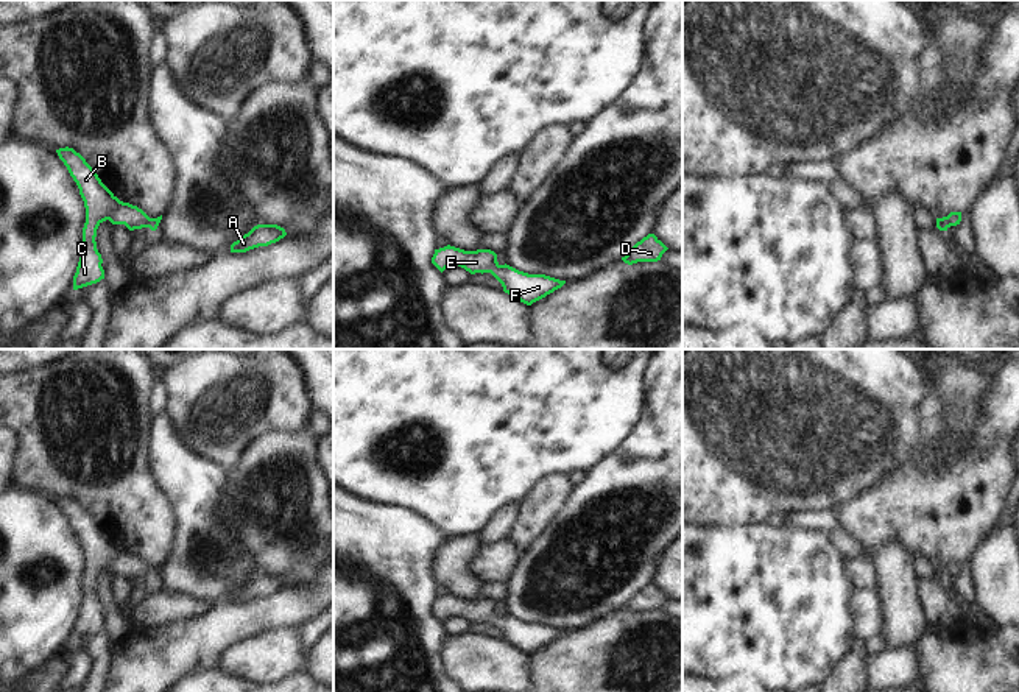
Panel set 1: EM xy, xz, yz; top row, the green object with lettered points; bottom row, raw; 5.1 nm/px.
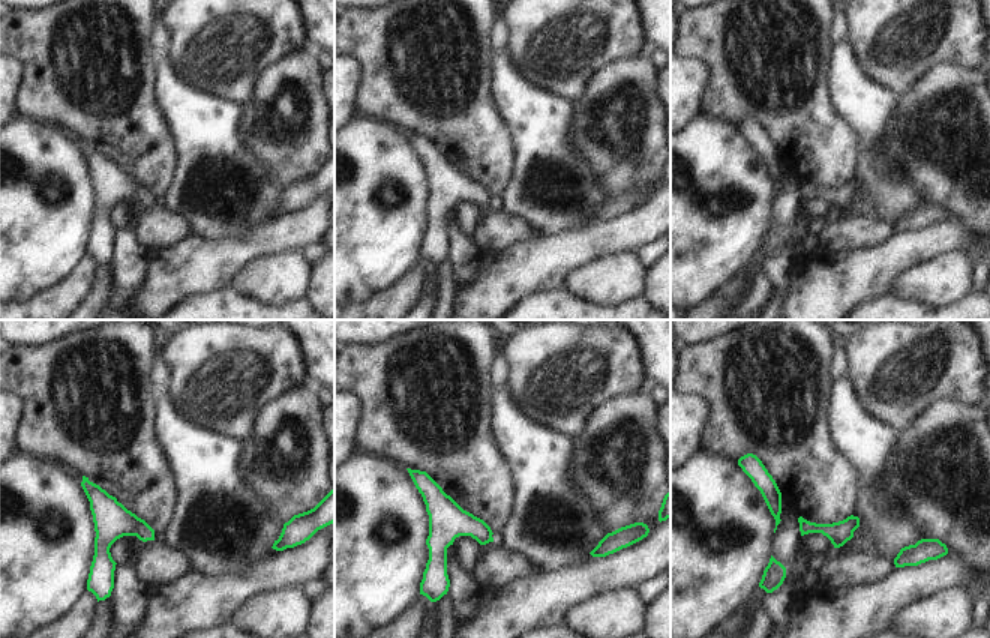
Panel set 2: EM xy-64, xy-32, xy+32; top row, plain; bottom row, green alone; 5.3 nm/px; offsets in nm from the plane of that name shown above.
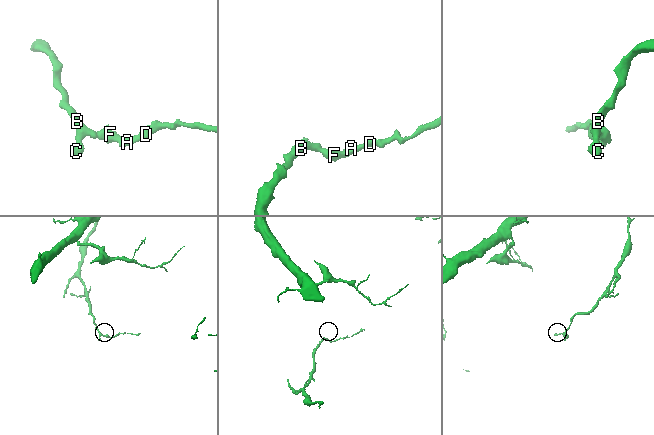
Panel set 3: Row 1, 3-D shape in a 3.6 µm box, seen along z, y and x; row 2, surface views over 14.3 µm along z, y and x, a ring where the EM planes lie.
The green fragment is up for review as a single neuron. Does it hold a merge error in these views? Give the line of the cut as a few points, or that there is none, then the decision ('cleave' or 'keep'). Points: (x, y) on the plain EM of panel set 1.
no cut; keep

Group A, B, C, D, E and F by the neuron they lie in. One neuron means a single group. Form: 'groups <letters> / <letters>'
groups A B C D E F

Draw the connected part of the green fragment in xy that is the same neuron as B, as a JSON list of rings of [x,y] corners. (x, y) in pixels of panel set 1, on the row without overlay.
[[[73,497],[56,499],[70,525],[79,538],[86,556],[83,577],[83,603],[73,625],[73,639],[92,634],[104,628],[103,608],[97,598],[97,578],[109,569],[112,574],[125,574],[129,580],[150,577],[156,580],[162,564],[150,567],[142,558],[120,550],[98,527],[97,521]]]

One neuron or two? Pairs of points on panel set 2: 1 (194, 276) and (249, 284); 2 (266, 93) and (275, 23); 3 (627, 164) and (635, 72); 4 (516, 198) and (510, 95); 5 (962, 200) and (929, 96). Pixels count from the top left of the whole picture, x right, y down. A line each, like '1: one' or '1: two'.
1: two
2: two
3: one
4: one
5: one

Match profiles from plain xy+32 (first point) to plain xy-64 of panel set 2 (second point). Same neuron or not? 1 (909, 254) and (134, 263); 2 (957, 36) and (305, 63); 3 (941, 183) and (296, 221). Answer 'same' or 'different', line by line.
1: different
2: different
3: different

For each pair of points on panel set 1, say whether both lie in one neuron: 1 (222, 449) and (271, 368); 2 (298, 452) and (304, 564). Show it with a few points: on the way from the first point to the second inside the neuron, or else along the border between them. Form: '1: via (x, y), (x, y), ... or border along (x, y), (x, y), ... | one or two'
1: via (228, 429), (242, 407), (260, 388) | one
2: via (298, 480), (298, 536) | one

